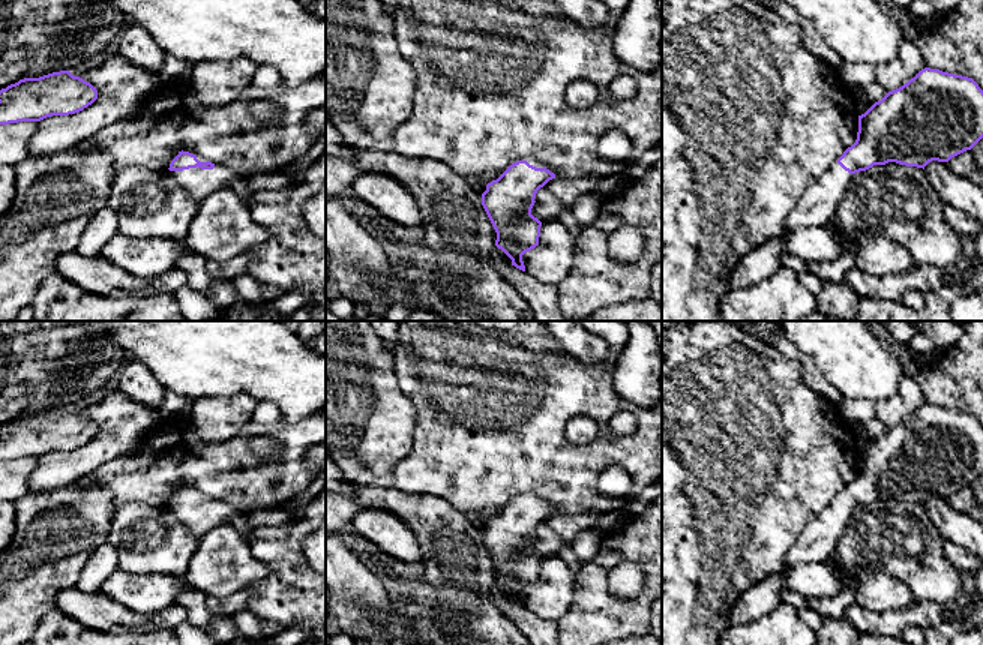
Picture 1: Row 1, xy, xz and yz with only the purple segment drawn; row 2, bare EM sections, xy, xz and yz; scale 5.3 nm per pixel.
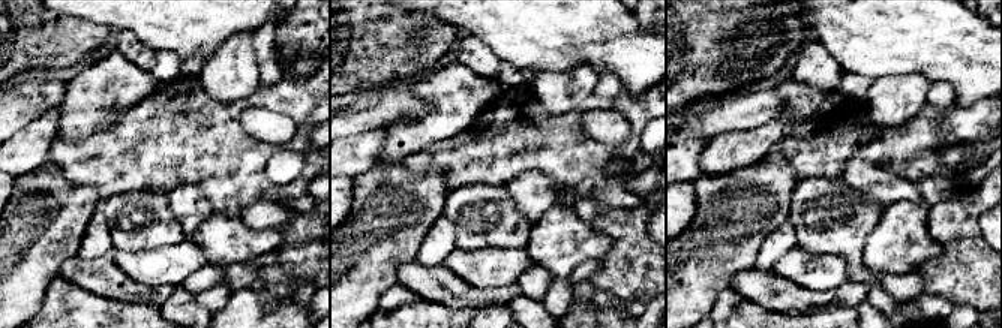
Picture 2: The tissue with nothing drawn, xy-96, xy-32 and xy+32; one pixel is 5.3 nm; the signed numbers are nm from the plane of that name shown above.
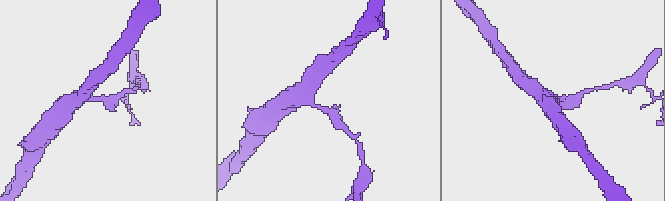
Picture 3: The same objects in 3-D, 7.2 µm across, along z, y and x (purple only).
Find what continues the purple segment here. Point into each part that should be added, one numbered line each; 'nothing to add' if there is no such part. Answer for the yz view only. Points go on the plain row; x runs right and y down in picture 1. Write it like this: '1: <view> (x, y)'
1: yz (815, 543)

